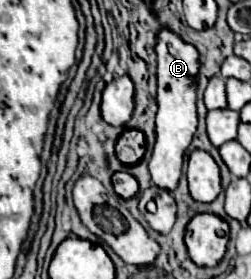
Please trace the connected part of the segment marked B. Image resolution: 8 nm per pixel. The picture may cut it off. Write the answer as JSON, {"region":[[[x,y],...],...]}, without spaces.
{"region":[[[163,26],[157,34],[157,142],[149,162],[153,184],[173,192],[181,178],[181,166],[187,146],[197,130],[197,80],[199,80],[199,50],[183,42],[179,34]]]}

